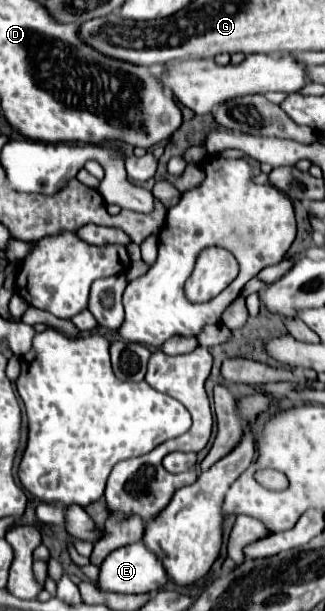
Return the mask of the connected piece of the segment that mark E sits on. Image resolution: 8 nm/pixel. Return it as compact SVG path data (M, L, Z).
M131 543L125 547L115 549L107 555L107 559L101 565L99 573L99 589L101 591L115 591L125 595L137 595L137 593L153 593L163 589L163 585L169 583L169 575L161 563L161 559L143 543Z

